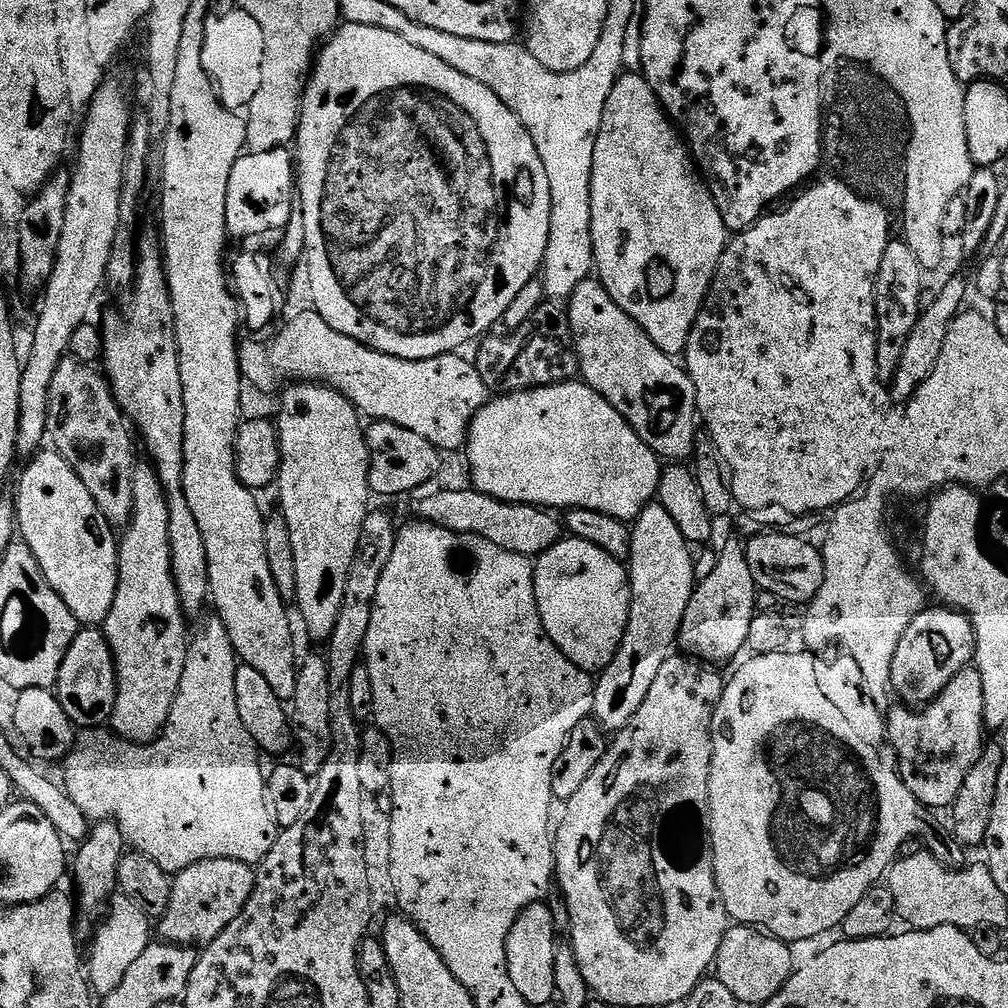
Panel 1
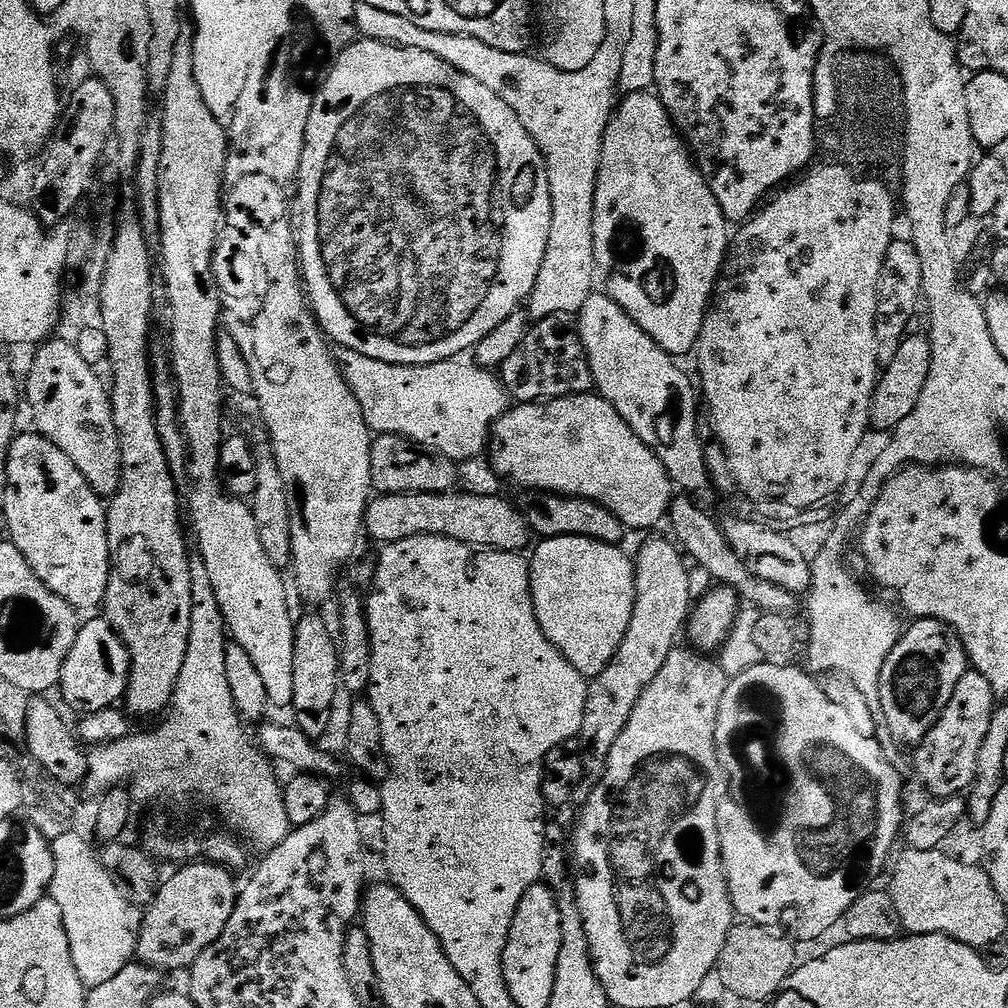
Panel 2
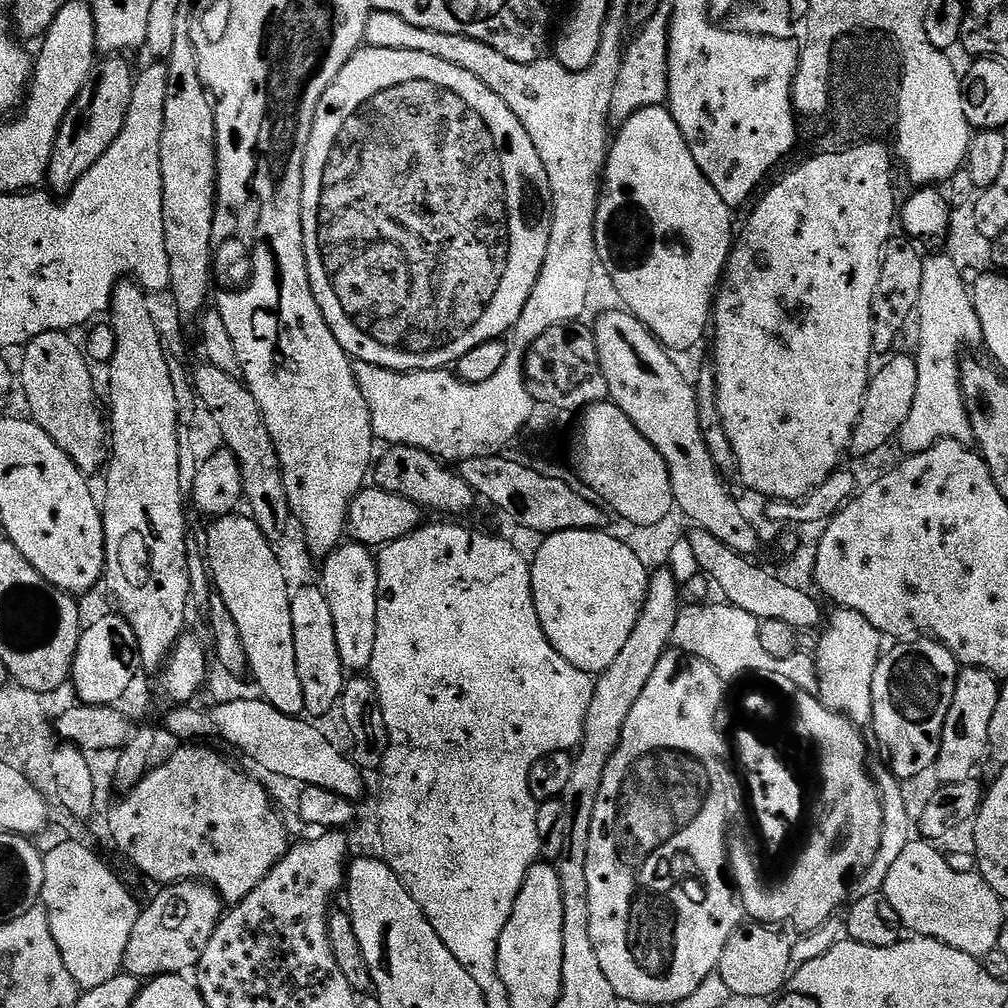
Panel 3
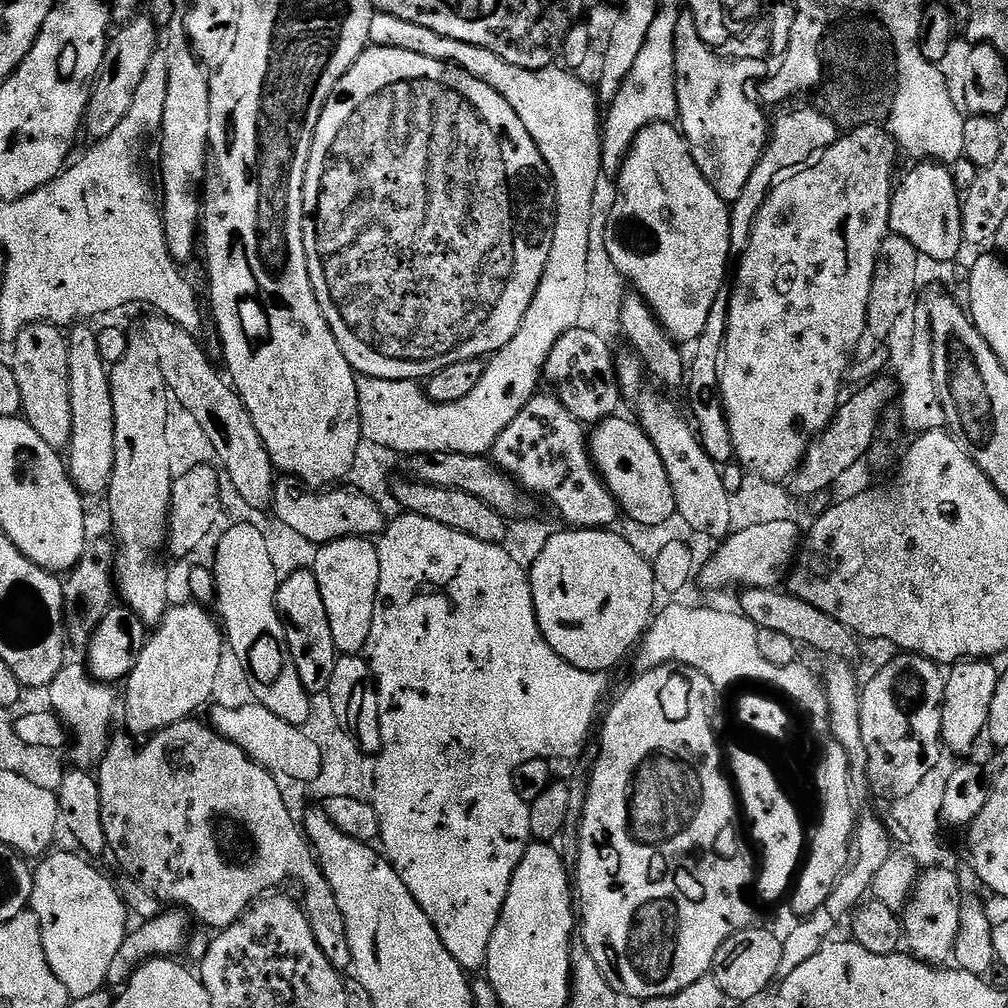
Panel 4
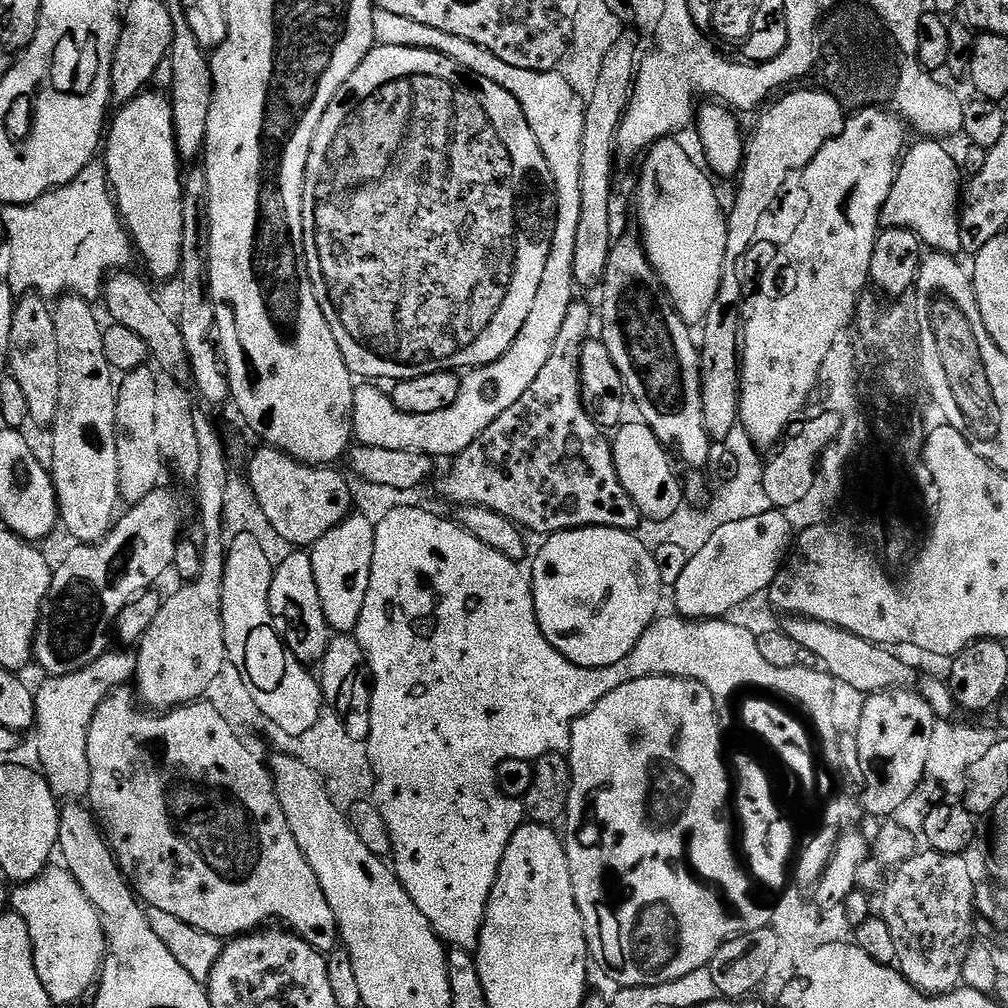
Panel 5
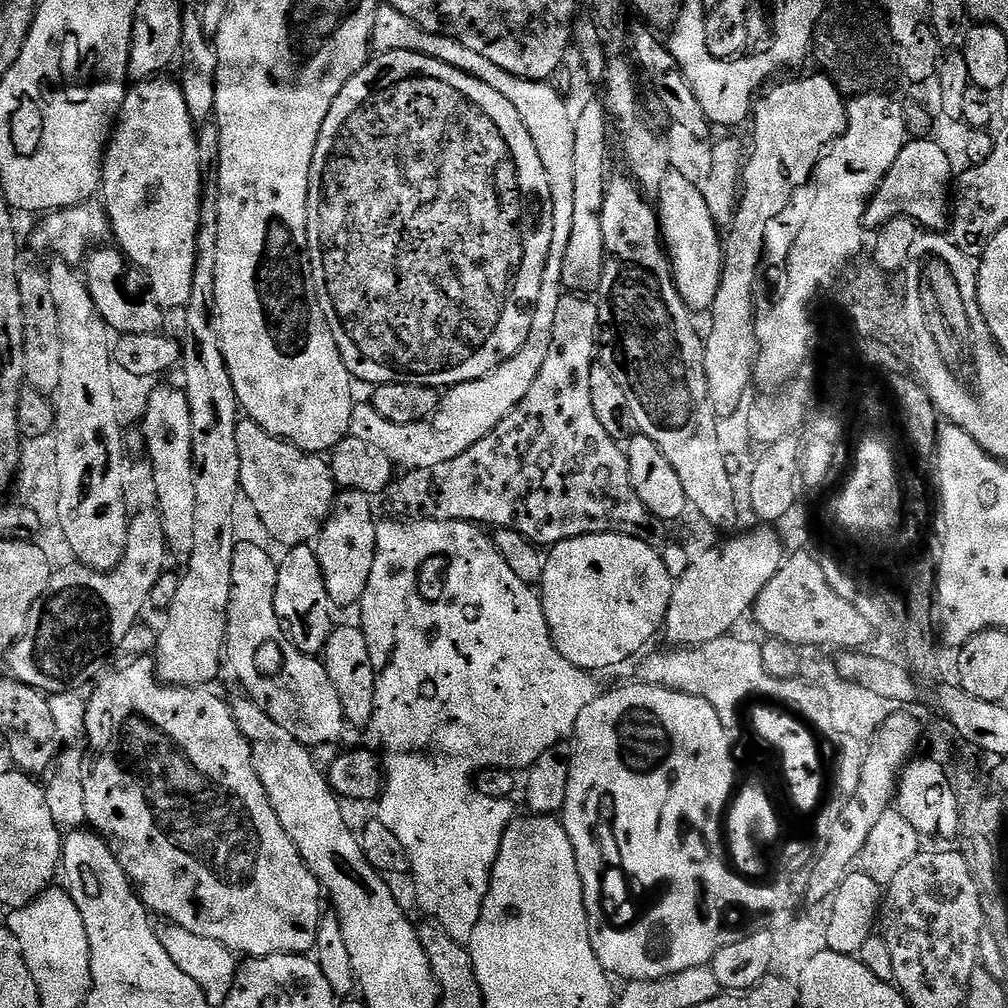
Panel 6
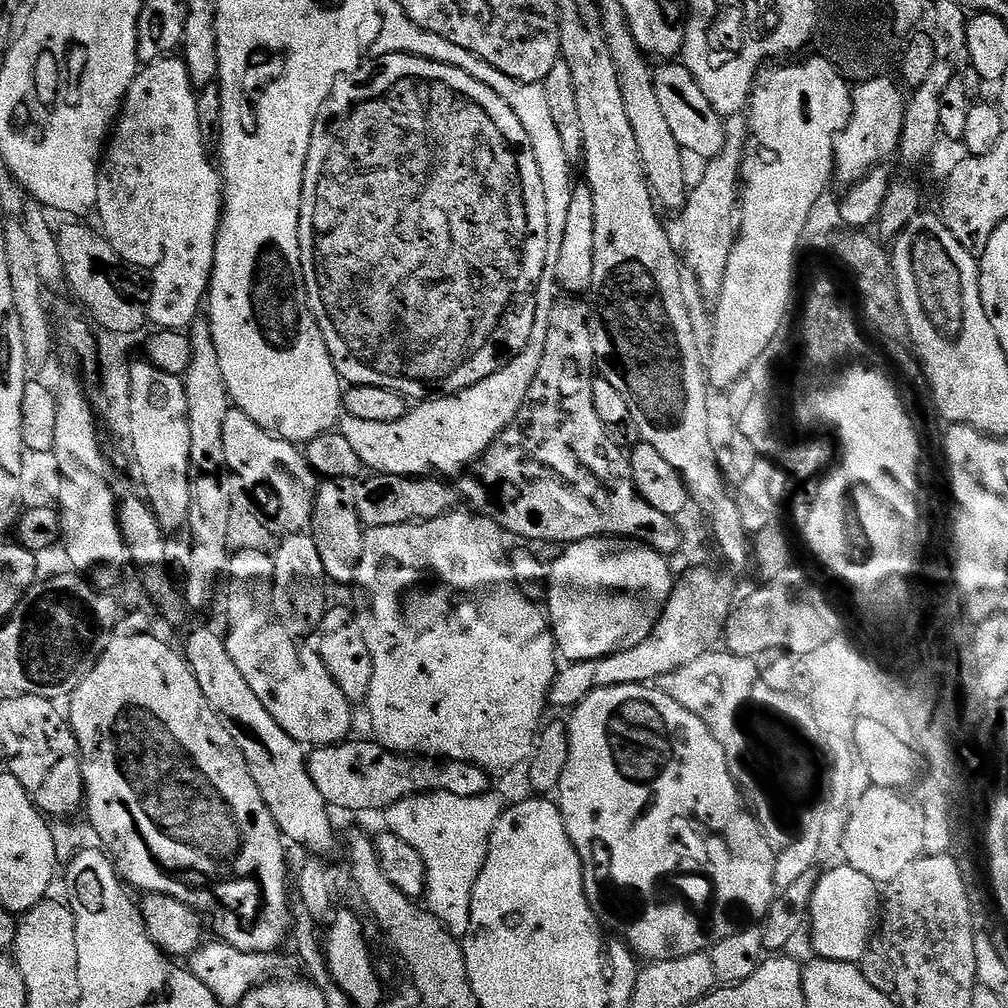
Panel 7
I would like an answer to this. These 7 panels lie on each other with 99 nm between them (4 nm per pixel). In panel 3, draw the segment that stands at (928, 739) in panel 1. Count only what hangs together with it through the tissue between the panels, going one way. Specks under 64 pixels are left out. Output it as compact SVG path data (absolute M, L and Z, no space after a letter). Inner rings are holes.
M961 667L956 677L956 693L952 699L950 710L946 714L944 732L940 736L940 753L934 765L934 772L941 776L944 784L964 784L972 776L972 771L979 766L988 754L988 735L990 734L990 714L994 714L994 706L998 706L1001 681L991 672L981 668Z

